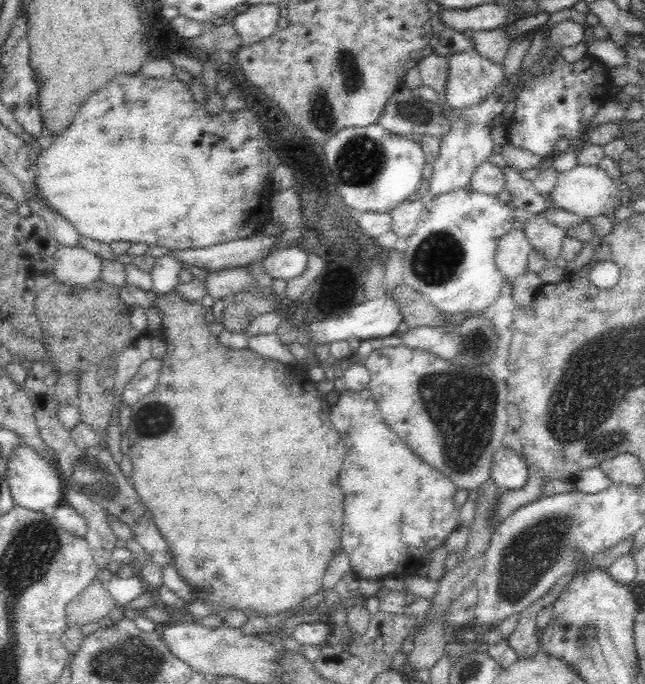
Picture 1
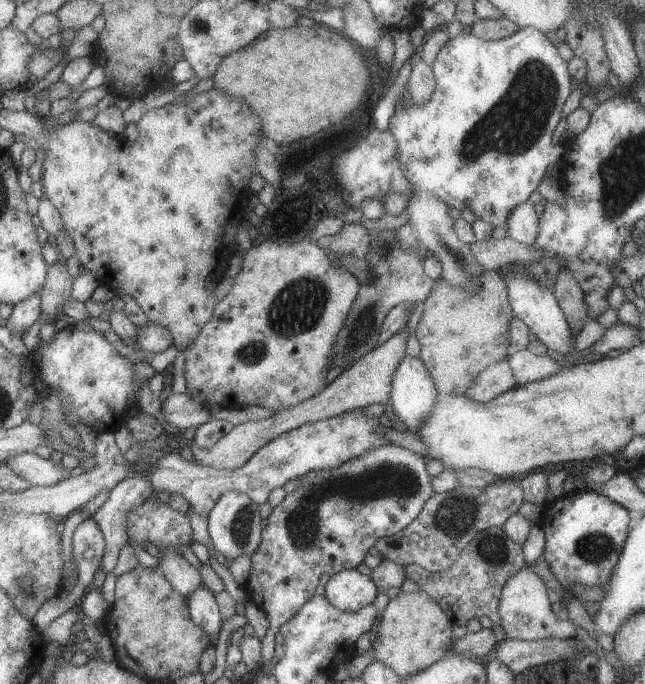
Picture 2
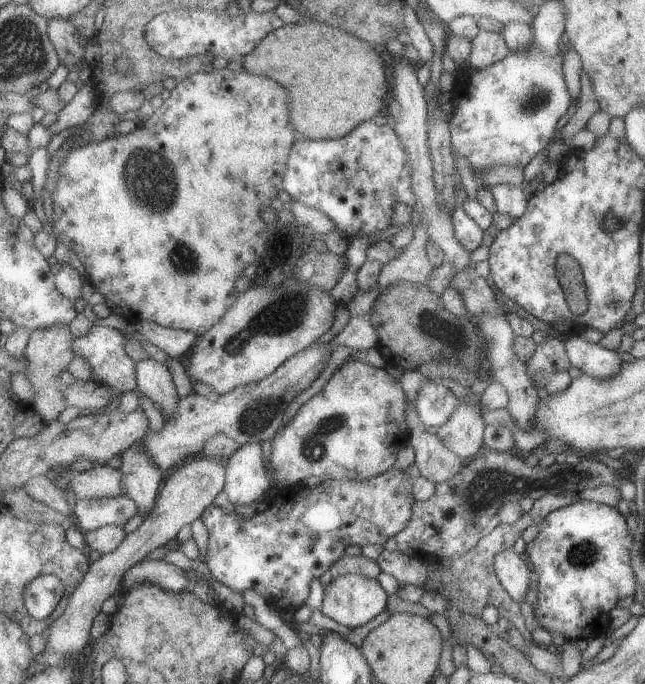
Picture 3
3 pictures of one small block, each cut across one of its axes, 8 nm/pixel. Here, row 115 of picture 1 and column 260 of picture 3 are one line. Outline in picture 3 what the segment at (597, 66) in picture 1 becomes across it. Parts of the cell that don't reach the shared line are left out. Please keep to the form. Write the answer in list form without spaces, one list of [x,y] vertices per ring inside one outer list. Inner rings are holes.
[[[386,470],[373,478],[362,481],[325,479],[314,488],[303,485],[282,490],[279,498],[263,512],[250,518],[241,518],[235,512],[225,514],[223,508],[209,504],[201,513],[201,522],[208,532],[208,552],[205,564],[211,576],[227,588],[242,593],[251,588],[260,594],[275,611],[290,614],[305,604],[309,594],[309,582],[328,570],[329,566],[343,555],[346,546],[383,546],[409,523],[412,478],[404,471]]]

